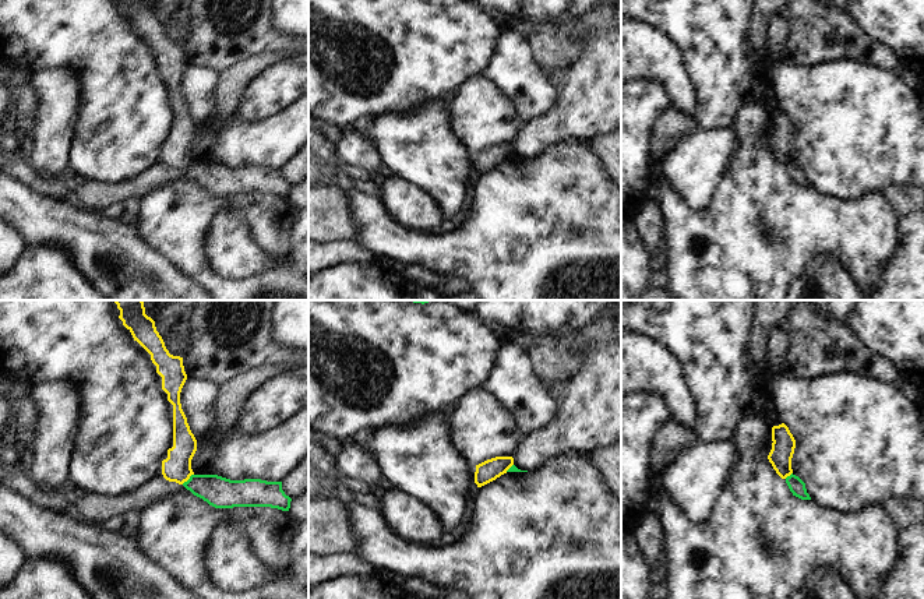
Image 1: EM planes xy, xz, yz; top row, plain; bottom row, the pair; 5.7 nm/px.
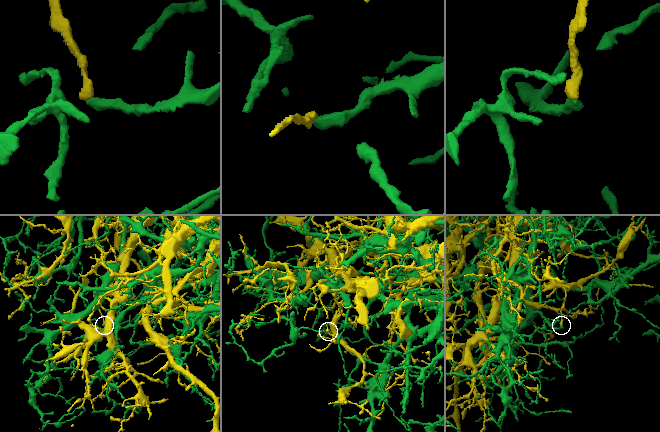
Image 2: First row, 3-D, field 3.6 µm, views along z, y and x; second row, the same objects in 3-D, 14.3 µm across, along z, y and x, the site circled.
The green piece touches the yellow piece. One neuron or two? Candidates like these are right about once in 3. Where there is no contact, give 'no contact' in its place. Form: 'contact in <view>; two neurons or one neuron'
contact in xy; two neurons

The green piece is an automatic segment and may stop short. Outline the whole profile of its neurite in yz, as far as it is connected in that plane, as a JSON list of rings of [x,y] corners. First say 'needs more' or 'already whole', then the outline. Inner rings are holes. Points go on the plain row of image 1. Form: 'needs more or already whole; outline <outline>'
already whole; outline [[[791,161],[786,165],[786,170],[793,183],[801,187],[811,187],[810,182],[807,180],[805,170],[798,163]]]

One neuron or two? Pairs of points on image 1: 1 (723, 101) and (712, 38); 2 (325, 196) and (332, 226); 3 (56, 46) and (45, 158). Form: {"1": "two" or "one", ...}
{"1": "one", "2": "one", "3": "two"}

